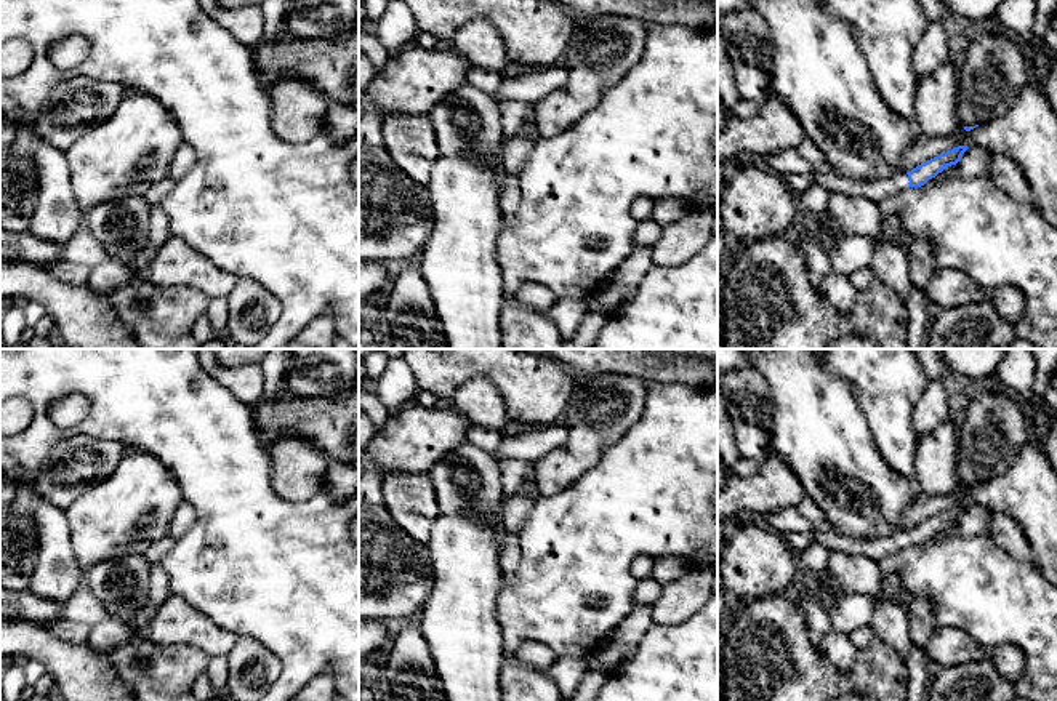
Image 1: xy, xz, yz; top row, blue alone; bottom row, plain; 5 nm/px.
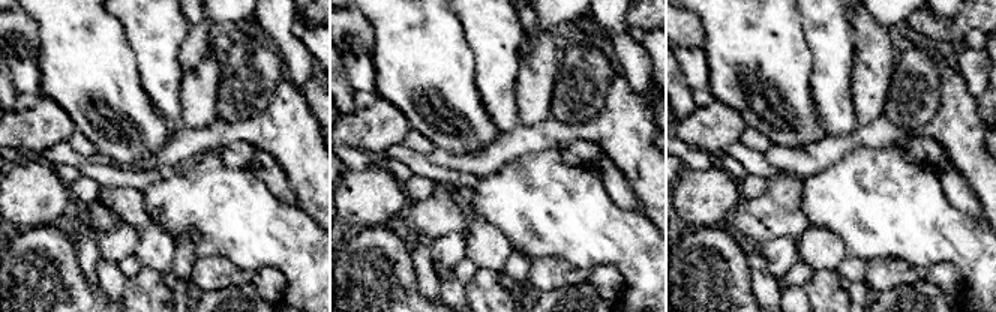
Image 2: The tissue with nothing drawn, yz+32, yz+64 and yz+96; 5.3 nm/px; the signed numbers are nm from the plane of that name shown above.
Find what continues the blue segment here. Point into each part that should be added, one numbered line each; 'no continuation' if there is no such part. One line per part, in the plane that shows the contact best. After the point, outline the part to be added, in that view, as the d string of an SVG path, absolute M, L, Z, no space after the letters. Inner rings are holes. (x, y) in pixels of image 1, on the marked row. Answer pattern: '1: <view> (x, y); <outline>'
1: yz (878, 191); M834 173L817 174L815 182L823 186L826 190L844 192L850 195L863 195L878 205L892 195L900 194L902 190L910 187L908 174L900 173L894 178L874 182L855 182L849 179L842 179Z

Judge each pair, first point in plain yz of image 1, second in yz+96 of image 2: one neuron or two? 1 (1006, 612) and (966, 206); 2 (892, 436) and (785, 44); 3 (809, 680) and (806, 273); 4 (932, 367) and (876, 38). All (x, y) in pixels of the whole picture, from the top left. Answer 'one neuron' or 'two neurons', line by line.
1: two neurons
2: two neurons
3: two neurons
4: one neuron

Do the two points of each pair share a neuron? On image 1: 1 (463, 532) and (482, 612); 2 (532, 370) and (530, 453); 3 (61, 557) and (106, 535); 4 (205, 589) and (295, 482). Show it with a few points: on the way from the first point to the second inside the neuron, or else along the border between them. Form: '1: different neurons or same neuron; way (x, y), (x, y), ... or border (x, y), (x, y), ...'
1: same neuron; way (465, 551), (466, 592)
2: different neurons; border (559, 420), (534, 428)
3: different neurons; border (64, 514), (80, 572), (77, 588)
4: different neurons; border (273, 460), (284, 498), (319, 492)

